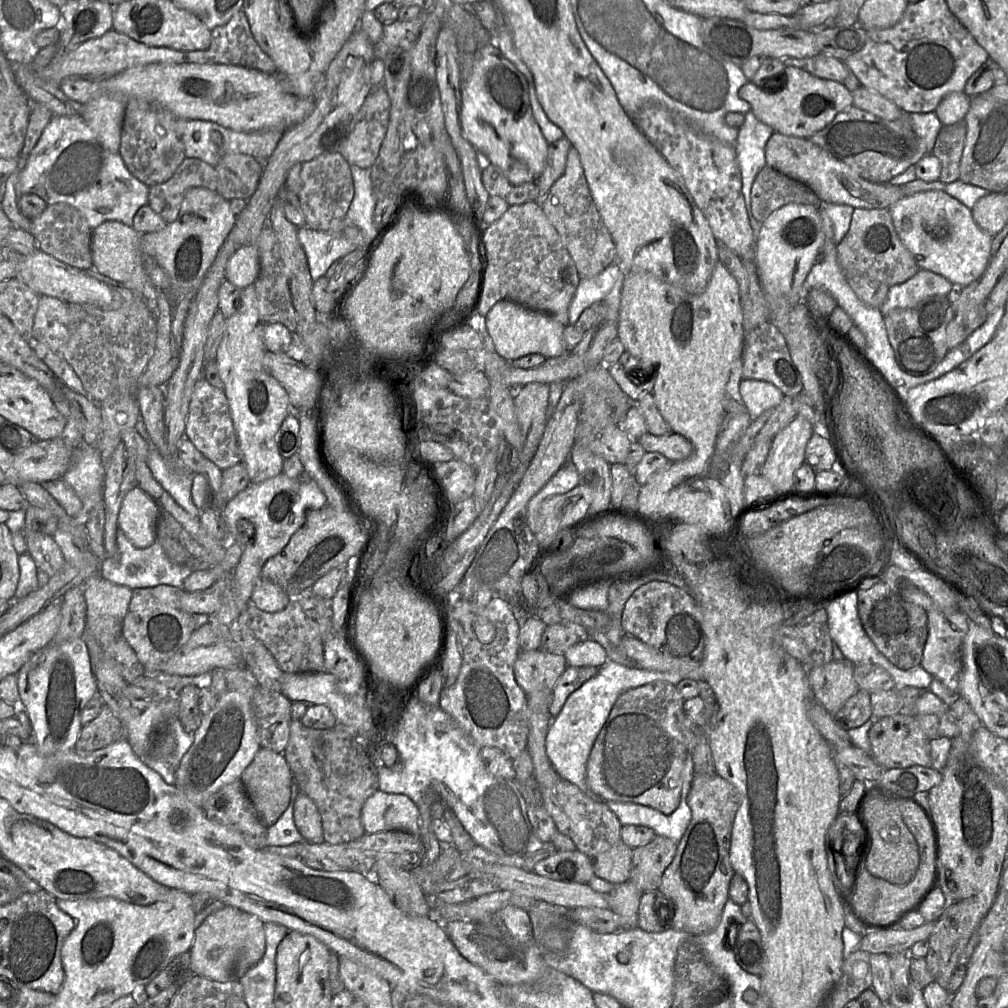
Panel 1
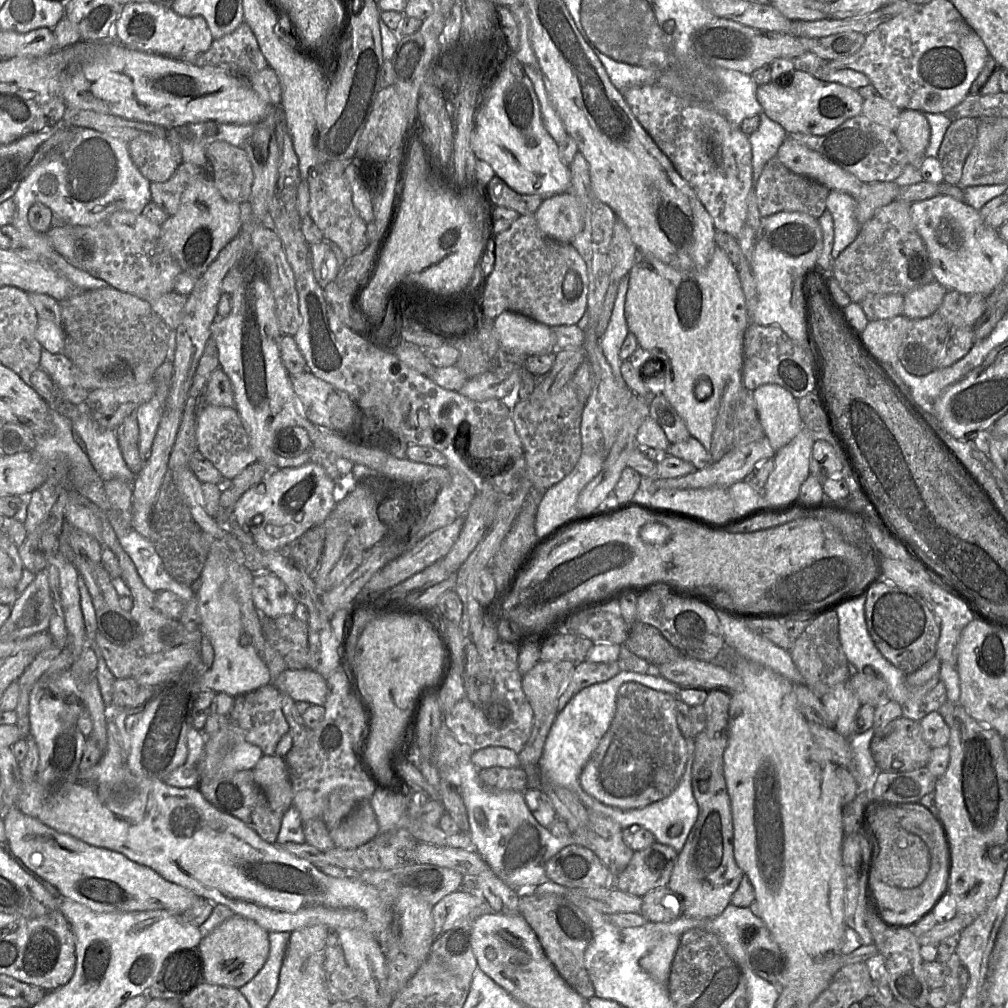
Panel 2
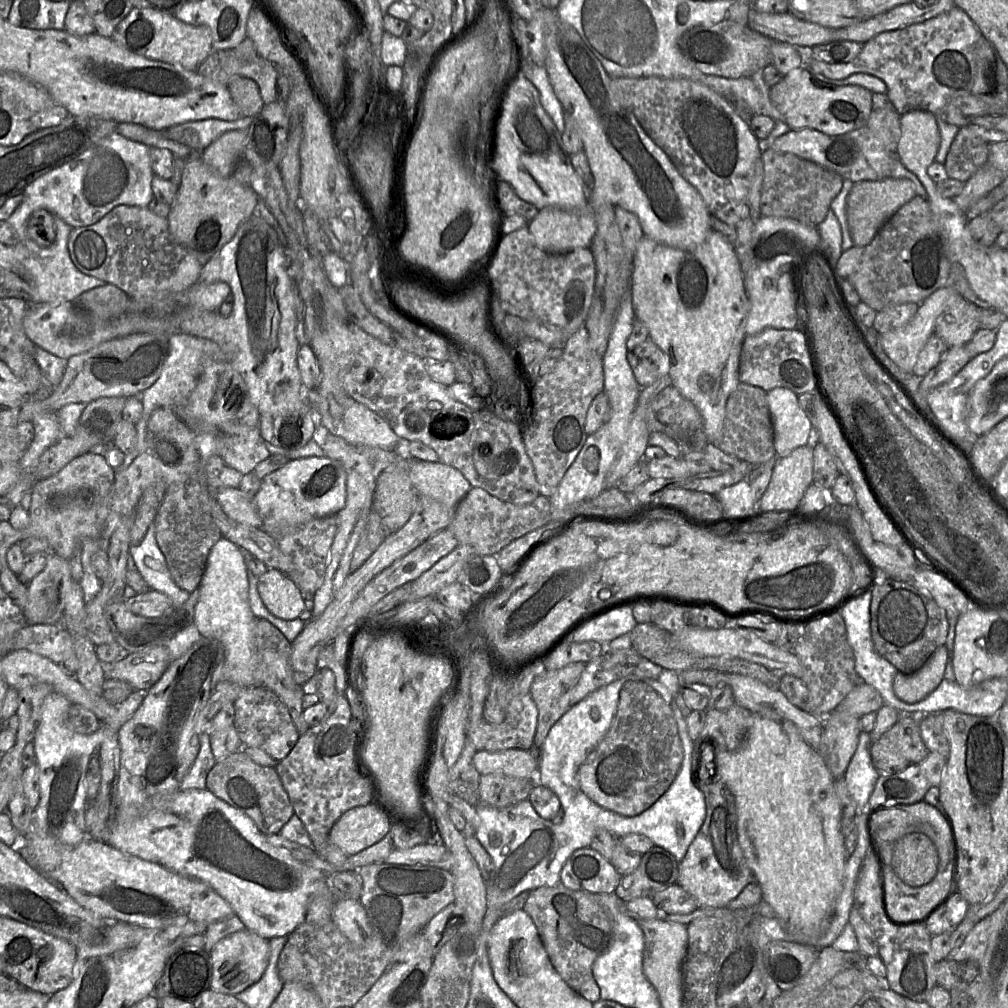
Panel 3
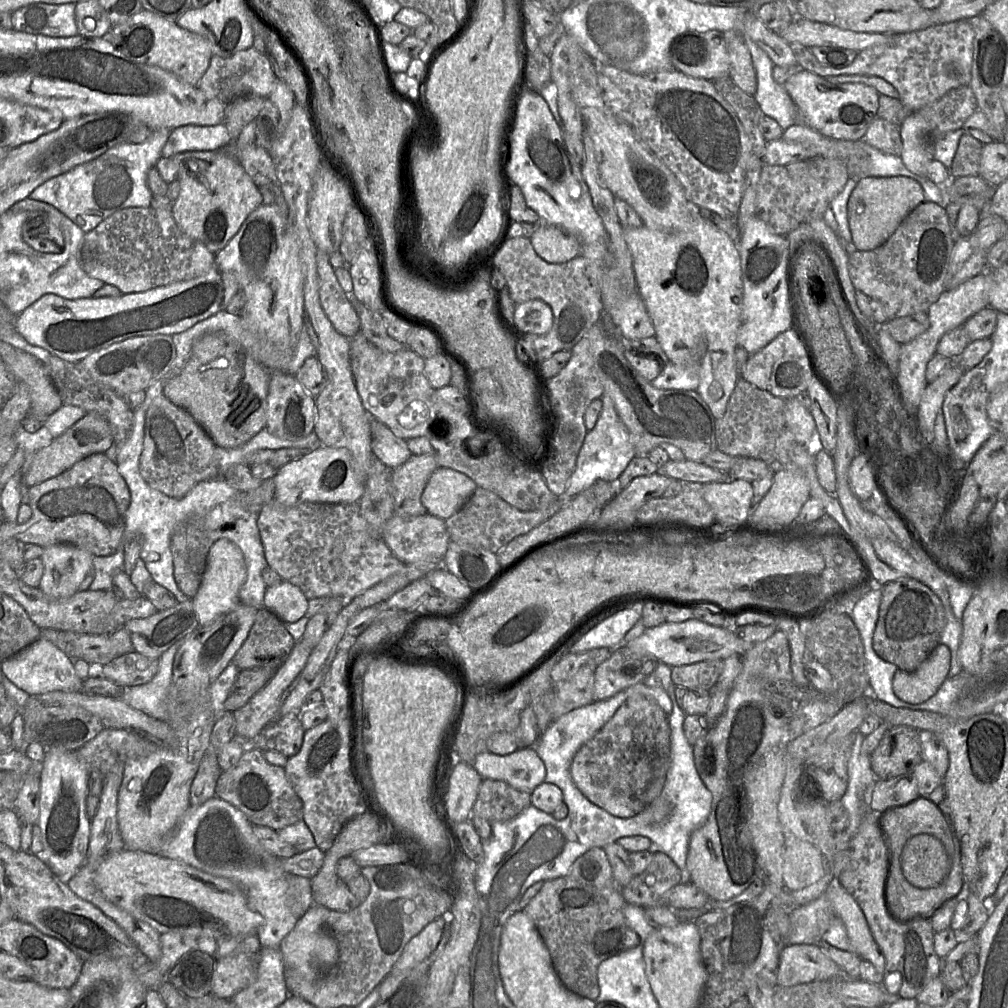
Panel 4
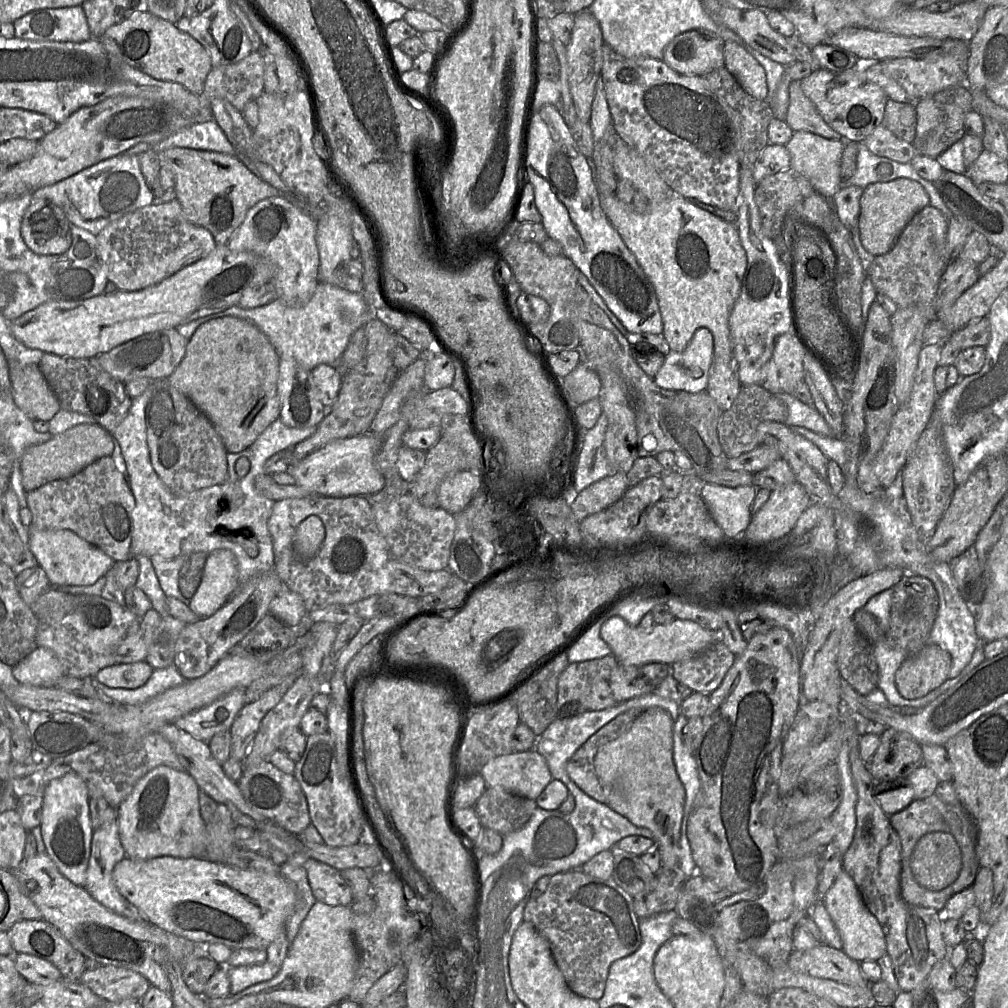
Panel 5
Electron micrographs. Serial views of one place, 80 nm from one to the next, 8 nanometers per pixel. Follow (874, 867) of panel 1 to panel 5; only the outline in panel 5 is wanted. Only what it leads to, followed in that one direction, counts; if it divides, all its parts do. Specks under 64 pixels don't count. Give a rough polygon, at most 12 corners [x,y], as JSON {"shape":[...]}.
{"shape":[[935,795],[889,816],[901,895],[941,911],[981,868],[977,827]]}

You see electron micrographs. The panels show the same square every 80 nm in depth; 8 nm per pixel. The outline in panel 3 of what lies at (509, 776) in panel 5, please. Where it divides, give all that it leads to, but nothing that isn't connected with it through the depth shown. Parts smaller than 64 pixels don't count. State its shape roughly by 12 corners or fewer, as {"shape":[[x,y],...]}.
{"shape":[[481,750],[473,764],[481,775],[530,780],[538,775],[533,750]]}

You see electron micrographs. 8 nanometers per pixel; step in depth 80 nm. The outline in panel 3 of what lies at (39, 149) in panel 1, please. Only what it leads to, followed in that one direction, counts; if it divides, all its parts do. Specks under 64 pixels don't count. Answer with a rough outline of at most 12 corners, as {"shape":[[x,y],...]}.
{"shape":[[114,132],[28,184],[72,228],[153,198],[150,146]]}

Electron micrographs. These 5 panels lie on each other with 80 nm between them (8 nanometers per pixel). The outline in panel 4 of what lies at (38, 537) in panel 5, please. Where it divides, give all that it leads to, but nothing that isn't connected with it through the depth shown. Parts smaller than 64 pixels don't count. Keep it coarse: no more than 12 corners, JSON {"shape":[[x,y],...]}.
{"shape":[[71,544],[44,547],[38,589],[52,599],[76,593],[93,557]]}

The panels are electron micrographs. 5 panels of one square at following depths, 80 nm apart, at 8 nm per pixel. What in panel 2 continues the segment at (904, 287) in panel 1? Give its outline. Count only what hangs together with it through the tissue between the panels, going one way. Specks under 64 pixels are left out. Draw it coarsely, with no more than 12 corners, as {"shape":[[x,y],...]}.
{"shape":[[938,281],[904,294],[901,316],[925,318],[947,288]]}

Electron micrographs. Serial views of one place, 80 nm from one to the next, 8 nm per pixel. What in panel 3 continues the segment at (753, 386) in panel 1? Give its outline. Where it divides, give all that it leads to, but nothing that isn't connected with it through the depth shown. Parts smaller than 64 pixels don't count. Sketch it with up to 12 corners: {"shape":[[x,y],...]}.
{"shape":[[787,388],[766,395],[777,457],[808,443],[813,425]]}

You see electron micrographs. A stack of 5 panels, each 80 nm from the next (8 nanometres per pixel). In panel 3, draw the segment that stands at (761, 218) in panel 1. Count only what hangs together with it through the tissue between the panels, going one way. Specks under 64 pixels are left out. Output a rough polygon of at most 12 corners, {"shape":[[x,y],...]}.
{"shape":[[762,151],[761,217],[817,227],[840,192],[839,173]]}

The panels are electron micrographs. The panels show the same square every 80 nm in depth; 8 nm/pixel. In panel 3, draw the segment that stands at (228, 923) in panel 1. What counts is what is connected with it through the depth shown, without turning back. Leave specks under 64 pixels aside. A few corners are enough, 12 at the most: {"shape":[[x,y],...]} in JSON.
{"shape":[[249,929],[209,952],[210,988],[237,995],[262,977],[269,941]]}

